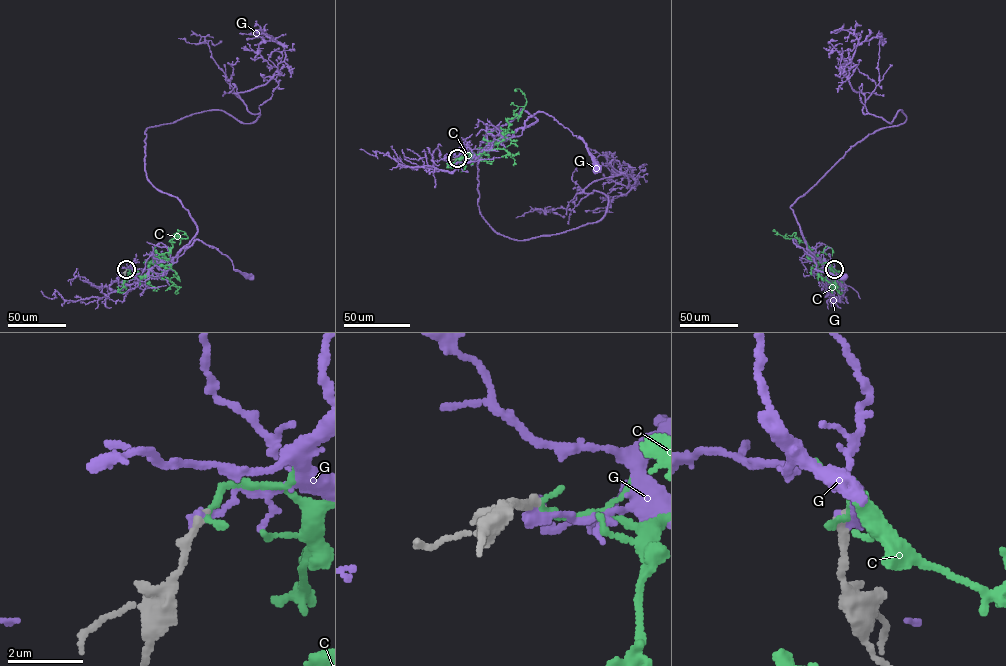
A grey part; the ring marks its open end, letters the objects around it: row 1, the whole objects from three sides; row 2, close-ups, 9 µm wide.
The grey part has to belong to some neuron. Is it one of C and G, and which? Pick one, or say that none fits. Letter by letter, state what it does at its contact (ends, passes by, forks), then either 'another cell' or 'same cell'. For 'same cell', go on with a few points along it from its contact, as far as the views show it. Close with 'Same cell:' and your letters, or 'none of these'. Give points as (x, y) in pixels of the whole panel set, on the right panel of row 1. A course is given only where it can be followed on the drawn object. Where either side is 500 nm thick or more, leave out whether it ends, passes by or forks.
C: it ends there; same cell; it runs (834, 269), (830, 277), (834, 272), (810, 252), (806, 242), (774, 232)
G: it ends there; another cell
Same cell: C

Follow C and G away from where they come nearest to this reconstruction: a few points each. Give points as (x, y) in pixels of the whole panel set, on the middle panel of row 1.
C: (457, 158), (467, 153), (480, 158), (493, 137), (509, 129), (506, 119), (520, 115), (527, 101), (517, 91)
G: (457, 158), (475, 158), (489, 146), (519, 136), (525, 121), (543, 112), (580, 138), (597, 168)

